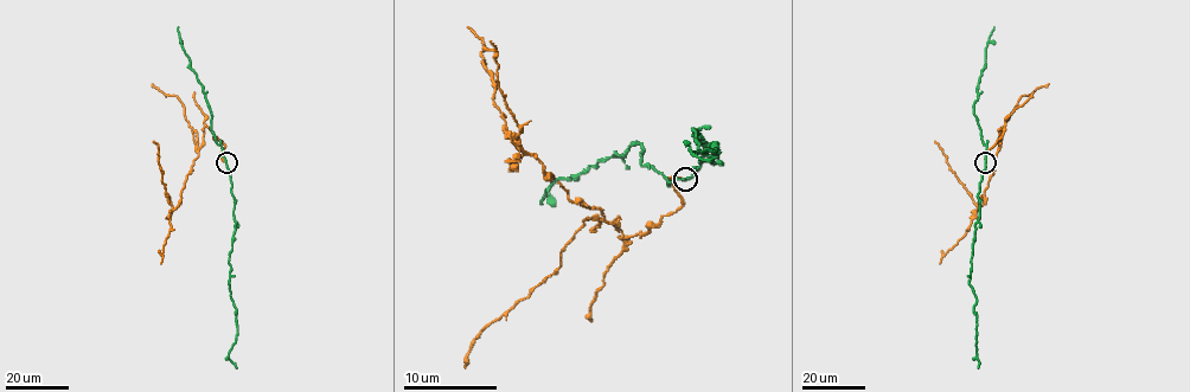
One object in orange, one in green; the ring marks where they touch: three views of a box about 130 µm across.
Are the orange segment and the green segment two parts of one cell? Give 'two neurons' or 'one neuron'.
two neurons

